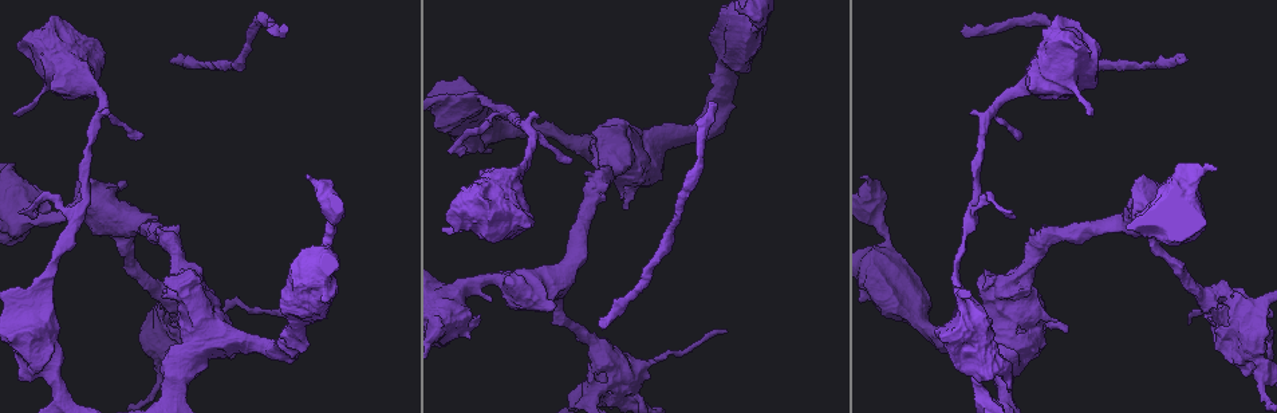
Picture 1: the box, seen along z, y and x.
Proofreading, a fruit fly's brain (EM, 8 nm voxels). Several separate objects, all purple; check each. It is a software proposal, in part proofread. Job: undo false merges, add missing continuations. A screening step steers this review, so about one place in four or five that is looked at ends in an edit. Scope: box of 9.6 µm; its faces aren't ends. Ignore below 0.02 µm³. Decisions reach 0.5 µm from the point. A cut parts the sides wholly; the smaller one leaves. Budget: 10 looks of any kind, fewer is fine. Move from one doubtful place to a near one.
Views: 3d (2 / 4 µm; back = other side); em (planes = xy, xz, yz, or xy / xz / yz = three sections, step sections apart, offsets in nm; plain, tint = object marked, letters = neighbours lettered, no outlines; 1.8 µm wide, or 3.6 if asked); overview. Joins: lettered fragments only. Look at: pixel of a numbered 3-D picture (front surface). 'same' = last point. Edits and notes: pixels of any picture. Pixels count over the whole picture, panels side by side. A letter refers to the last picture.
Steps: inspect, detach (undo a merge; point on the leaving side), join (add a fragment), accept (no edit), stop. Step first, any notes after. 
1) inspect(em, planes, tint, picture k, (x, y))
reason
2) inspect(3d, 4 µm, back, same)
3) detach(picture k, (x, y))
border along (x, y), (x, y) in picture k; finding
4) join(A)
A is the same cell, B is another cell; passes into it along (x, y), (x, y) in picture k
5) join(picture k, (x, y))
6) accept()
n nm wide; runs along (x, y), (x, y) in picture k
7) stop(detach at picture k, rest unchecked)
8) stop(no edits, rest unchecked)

inspect(em, planes, plain, picture 1, (281, 34))
free end

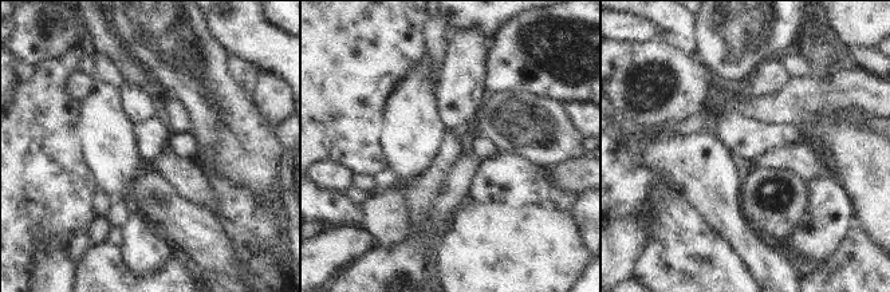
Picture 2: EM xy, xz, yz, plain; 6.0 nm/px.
inspect(em, planes, tint, same)
where the object lies

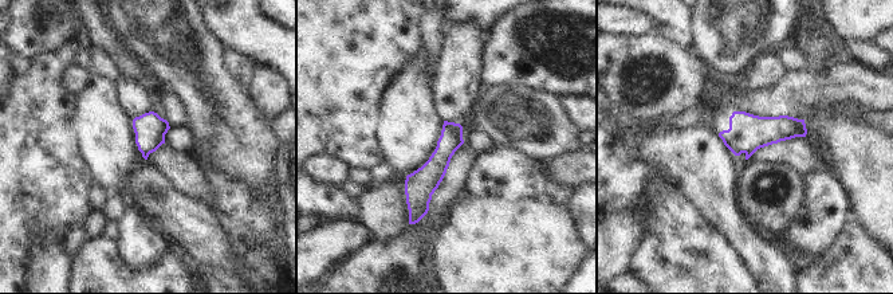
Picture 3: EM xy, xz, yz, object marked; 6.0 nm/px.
inspect(em, planes, letters, same)
what lies round it

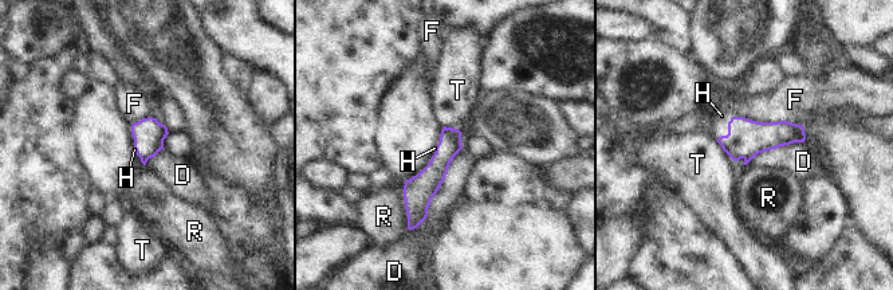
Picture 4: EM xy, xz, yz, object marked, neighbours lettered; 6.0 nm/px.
join(H)
D touches over 600 nm; H is the same cell, D, F, R and T are other cells; it goes on there

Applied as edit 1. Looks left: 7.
inspect(3d, 4 µm, picture 1, (126, 182))
free end

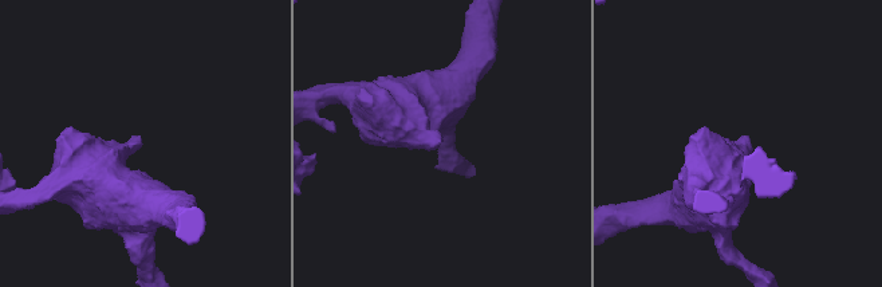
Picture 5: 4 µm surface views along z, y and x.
inspect(em, xy, step 4, letters, picture 5, (742, 135))

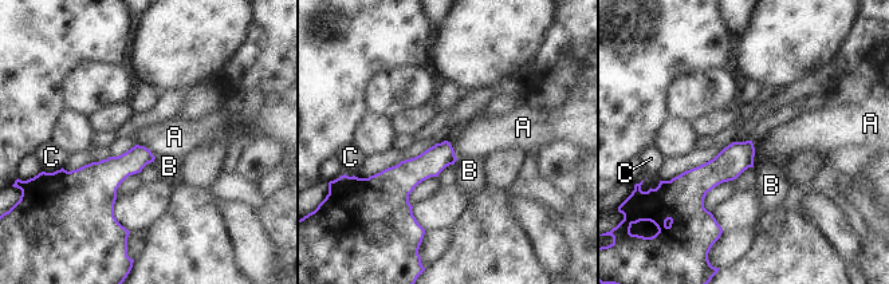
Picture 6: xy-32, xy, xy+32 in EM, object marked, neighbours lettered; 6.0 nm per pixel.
accept()
A, B and C are other cells; border along (136, 144), (144, 145), (156, 157) in picture 6; none of them fits

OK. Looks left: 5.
inspect(em, 3.6 µm, planes, letters, picture 1, (38, 351))
sudden change in width

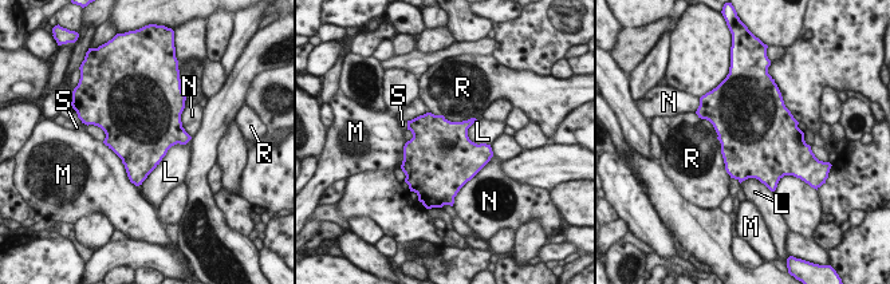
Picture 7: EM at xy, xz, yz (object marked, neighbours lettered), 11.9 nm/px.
accept()
L, M, N, R and S are other cells; border along (191, 138), (174, 144), (141, 185) in picture 7; one cell here

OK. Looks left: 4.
inspect(em, 3.6 µm, planes, letters, picture 1, (600, 322))

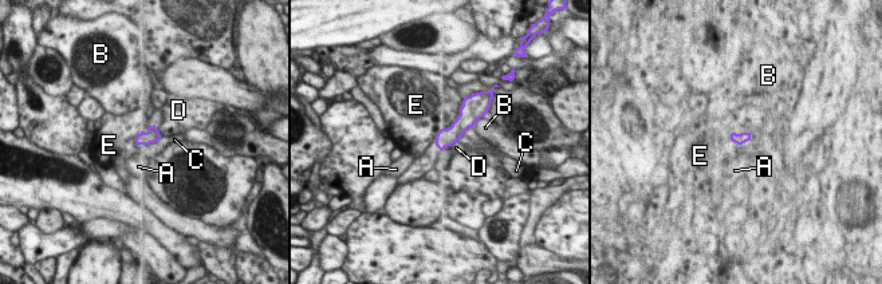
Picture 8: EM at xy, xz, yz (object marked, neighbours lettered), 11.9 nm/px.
accept()
A, B, C, D and E are other cells; border along (464, 99), (434, 145) in picture 8; none of them fits

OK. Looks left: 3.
stop(join at picture 4, rest unchecked)

